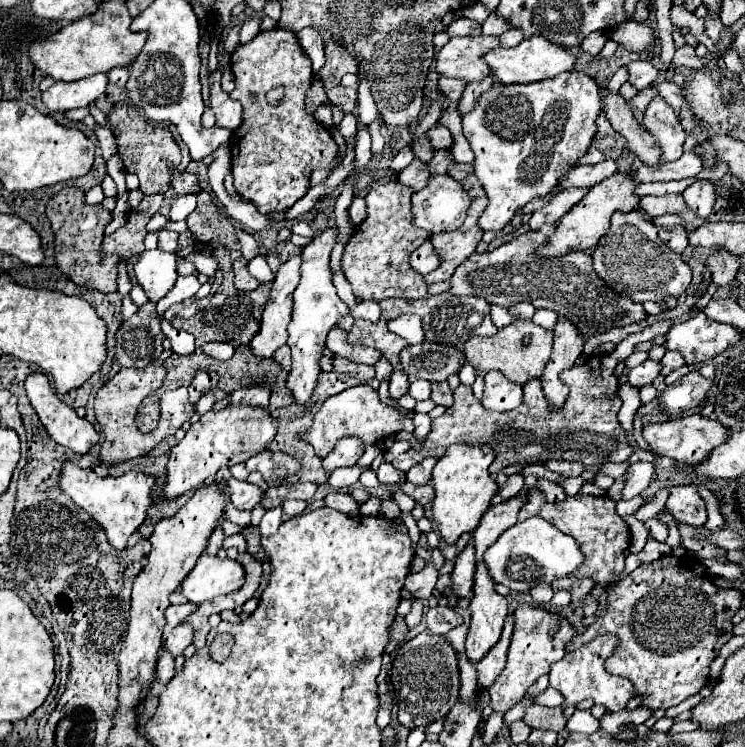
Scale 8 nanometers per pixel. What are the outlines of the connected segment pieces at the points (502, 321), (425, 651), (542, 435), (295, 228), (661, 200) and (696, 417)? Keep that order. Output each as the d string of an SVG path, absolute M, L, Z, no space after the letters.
M491 306L491 318L497 328L505 328L507 324L515 322L515 316L509 314L509 308L501 308L501 306Z
M421 632L417 638L411 638L397 650L391 668L391 684L399 704L399 722L409 730L425 728L447 716L447 712L459 700L461 682L457 652L445 636Z
M669 320L657 322L653 326L647 326L639 334L627 336L615 352L607 356L591 356L583 366L573 366L561 374L563 382L569 386L569 398L565 406L557 410L549 410L549 404L545 400L541 380L531 380L529 386L523 390L523 404L511 412L491 412L481 406L481 402L473 396L473 390L469 386L457 386L453 390L455 404L451 410L445 410L443 416L433 420L433 428L421 446L421 450L409 450L393 458L393 466L399 470L409 470L417 462L421 462L427 456L441 458L447 450L447 446L455 442L465 444L489 444L497 458L491 464L491 474L497 474L505 466L511 466L513 462L547 462L547 460L575 460L585 466L601 466L605 462L627 462L627 458L633 454L633 446L629 446L627 434L623 432L623 426L617 420L615 406L621 406L621 398L617 394L619 382L613 374L617 362L627 360L629 354L635 352L635 346L647 340L653 340L657 334L665 334L671 326Z
M303 219L294 220L291 231L293 234L301 235L301 236L308 237L311 239L317 236L317 234L315 235L315 233L312 231L309 224L307 224L307 222L305 222L305 220Z
M667 194L667 196L645 196L639 202L641 208L645 208L649 212L649 216L663 216L663 214L677 214L685 220L687 226L703 226L707 220L695 216L695 212L691 212L685 206L685 200L681 194Z
M693 414L693 416L685 416L685 418L677 418L677 420L669 420L669 422L657 422L657 424L649 424L643 428L643 438L649 442L651 452L659 454L659 456L667 456L673 458L681 464L701 464L709 452L713 452L719 444L723 444L729 436L729 428L725 428L721 422L705 418L701 414Z

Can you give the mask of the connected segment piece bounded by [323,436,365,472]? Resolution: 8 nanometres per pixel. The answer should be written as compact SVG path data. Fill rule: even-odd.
M351 436L343 438L331 450L331 454L323 460L323 466L327 472L333 472L335 468L343 468L343 466L353 466L363 456L363 452L365 452L365 448L363 448L363 444L359 444L359 440L355 440Z

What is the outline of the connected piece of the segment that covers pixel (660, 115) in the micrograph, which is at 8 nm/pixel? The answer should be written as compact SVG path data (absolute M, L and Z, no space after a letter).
M659 96L645 110L643 126L655 136L655 144L661 148L659 164L673 162L681 156L681 146L685 142L685 132L681 128L677 112Z

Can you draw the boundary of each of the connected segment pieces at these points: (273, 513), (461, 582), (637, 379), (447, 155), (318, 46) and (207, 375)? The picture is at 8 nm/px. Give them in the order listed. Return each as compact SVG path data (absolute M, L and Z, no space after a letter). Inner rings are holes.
M277 506L277 508L271 508L265 512L261 524L259 524L259 530L261 530L261 536L271 536L279 524L281 524L281 518L283 518L283 506Z
M467 546L455 560L455 570L451 574L453 578L453 592L459 598L471 598L473 588L473 576L475 576L475 548Z
M647 360L635 368L629 370L627 374L627 382L635 388L641 388L645 384L651 384L657 376L659 376L659 370L661 370L661 364L655 362L655 360Z
M435 150L435 156L429 162L429 172L431 174L445 174L445 170L447 170L449 164L453 164L451 152L449 150Z
M303 28L299 34L299 44L303 46L305 54L311 58L313 62L313 72L319 72L321 66L325 64L325 56L323 56L323 38L319 34L317 28Z
M199 371L193 380L191 380L189 388L187 388L187 390L189 390L189 400L191 400L191 404L195 404L195 402L201 398L203 390L217 386L217 380L219 380L219 374L217 374L217 372Z

